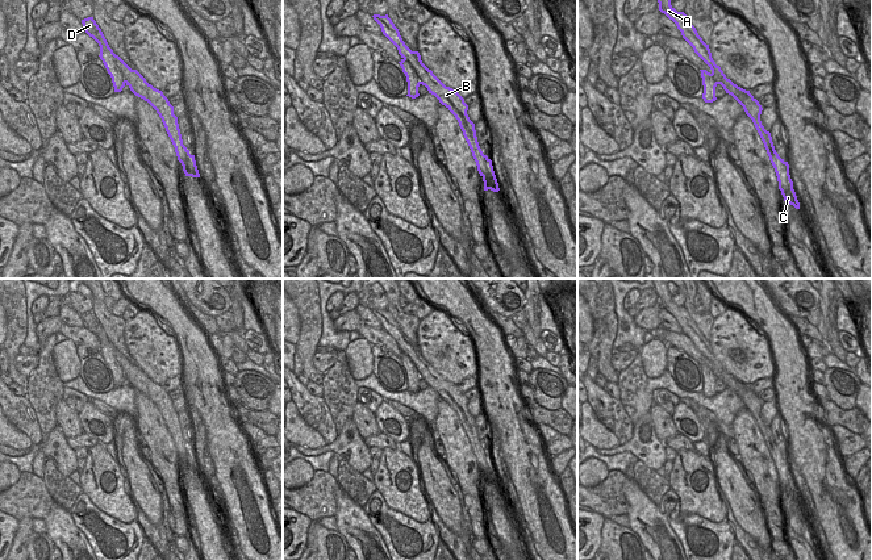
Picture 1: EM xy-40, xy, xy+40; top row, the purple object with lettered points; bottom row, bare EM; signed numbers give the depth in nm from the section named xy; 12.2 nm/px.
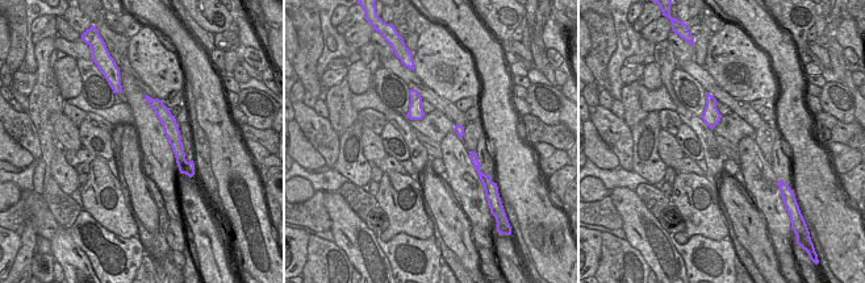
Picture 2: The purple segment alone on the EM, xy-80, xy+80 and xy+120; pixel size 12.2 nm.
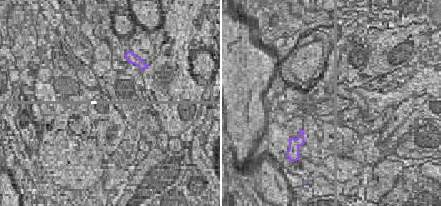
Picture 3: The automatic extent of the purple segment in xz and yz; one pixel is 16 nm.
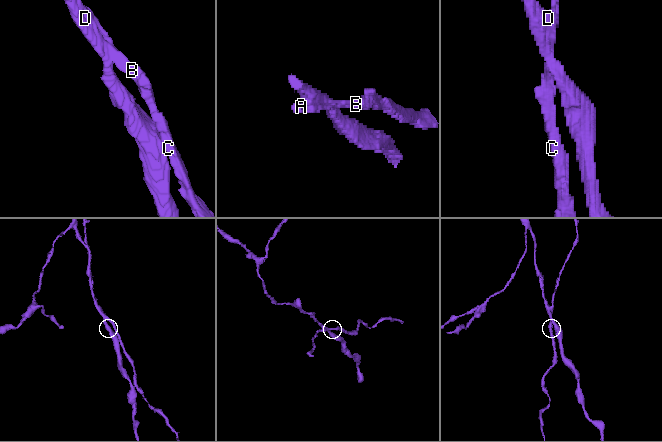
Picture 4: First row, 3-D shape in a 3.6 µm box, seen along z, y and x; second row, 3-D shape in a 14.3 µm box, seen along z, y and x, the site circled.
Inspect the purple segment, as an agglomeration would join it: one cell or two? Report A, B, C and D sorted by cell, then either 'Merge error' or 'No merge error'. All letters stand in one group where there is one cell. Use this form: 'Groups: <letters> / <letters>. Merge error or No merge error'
Groups: A B C / D. Merge error

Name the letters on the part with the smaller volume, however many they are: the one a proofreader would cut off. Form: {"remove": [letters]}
{"remove": ["A", "B", "C"]}

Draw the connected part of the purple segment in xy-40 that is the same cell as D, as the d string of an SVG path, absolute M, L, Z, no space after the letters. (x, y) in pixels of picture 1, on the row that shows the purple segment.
M93 17L84 18L82 21L85 33L92 37L100 46L100 59L103 60L108 74L112 78L114 92L121 92L125 87L125 78L114 60L113 50L109 47L101 29L93 20Z

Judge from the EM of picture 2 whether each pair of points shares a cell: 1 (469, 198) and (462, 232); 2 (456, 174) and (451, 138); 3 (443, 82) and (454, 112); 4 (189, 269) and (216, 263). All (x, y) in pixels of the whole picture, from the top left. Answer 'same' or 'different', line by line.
1: different
2: same
3: different
4: different

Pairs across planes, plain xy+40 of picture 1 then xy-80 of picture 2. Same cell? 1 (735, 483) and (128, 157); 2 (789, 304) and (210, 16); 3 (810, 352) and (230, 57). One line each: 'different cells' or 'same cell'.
1: same cell
2: same cell
3: same cell

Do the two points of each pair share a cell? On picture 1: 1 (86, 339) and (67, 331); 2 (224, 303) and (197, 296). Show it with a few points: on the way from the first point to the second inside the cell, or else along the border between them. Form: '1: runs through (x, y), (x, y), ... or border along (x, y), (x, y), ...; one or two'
1: runs through (82, 335), (71, 333); one
2: runs through (217, 301), (204, 296); one

